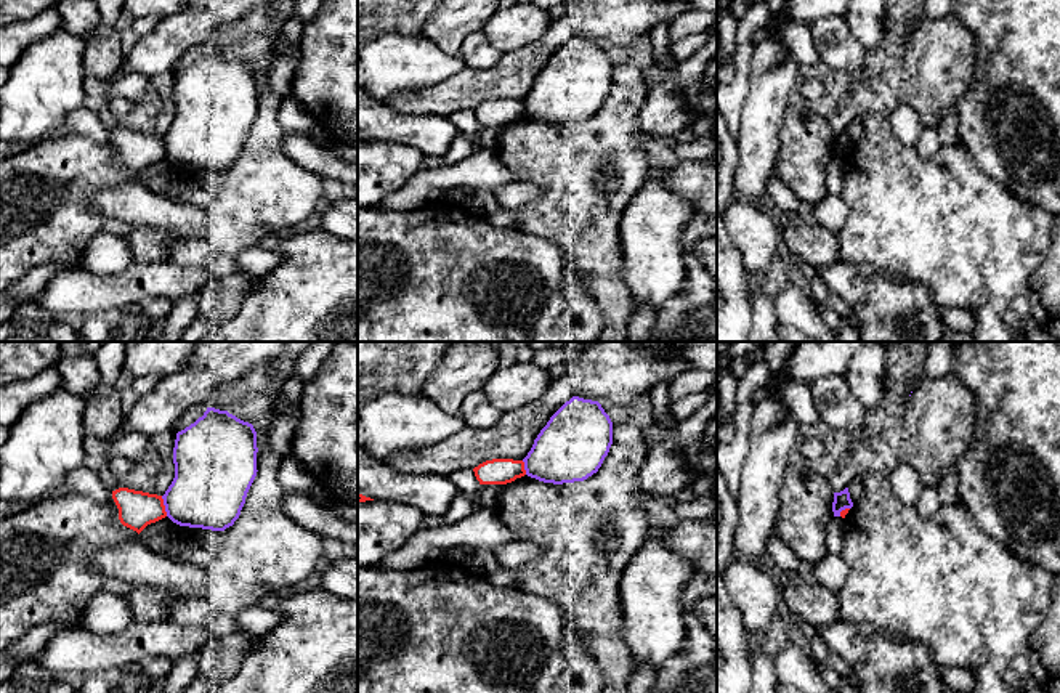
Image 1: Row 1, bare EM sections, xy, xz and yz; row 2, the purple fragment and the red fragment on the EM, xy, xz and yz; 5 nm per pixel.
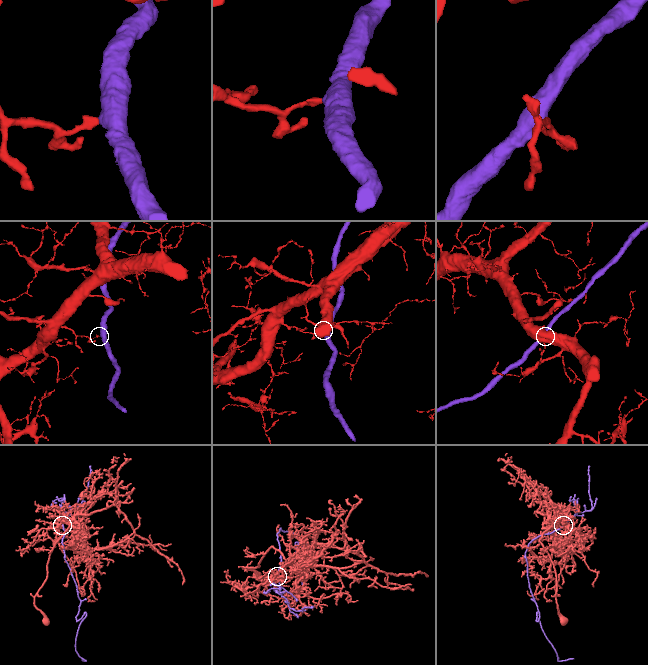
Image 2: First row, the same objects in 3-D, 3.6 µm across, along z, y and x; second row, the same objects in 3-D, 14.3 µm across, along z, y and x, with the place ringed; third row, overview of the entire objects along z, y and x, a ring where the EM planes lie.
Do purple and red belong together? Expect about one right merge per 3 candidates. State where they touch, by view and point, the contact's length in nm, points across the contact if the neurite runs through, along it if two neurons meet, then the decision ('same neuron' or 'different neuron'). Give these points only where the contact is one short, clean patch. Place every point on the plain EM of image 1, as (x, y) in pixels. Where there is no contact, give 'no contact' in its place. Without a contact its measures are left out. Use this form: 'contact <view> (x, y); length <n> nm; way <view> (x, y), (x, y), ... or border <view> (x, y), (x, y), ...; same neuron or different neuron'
contact xy (165, 146); length 110 nm; border xy (161, 137), (167, 156); different neuron

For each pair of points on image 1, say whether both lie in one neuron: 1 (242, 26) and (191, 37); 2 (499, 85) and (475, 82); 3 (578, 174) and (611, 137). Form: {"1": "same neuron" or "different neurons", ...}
{"1": "same neuron", "2": "same neuron", "3": "same neuron"}

